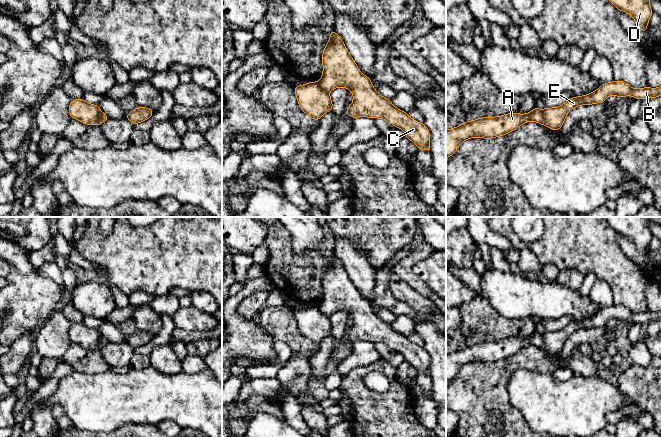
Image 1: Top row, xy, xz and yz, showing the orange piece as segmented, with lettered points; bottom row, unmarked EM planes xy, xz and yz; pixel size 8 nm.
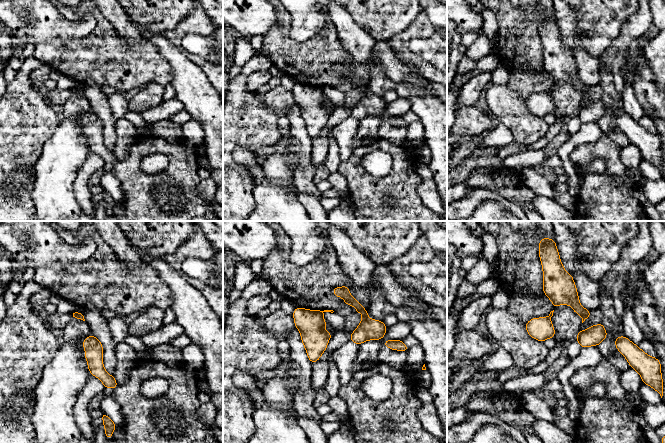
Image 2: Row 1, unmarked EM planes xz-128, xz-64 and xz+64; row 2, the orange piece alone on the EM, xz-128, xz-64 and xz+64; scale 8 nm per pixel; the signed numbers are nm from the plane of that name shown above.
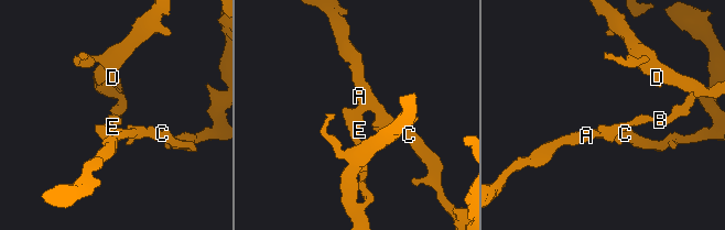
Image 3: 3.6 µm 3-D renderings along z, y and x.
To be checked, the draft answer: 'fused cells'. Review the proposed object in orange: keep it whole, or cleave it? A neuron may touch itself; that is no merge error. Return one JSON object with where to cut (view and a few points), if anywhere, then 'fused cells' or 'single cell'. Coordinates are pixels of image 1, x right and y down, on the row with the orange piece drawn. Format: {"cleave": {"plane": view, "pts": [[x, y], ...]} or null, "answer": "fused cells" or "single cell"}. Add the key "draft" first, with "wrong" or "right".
{"draft": "right", "cleave": {"plane": "xz", "pts": [[317, 82], [328, 93]]}, "answer": "fused cells"}

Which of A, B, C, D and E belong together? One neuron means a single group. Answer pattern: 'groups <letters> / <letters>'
groups A C / B D E

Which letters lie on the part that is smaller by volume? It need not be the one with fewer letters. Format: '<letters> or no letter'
A, C

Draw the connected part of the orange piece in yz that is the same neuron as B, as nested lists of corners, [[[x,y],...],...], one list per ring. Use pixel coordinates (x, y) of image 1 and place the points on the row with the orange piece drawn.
[[[612,81],[602,84],[596,91],[584,96],[577,96],[567,100],[563,105],[555,108],[546,107],[542,110],[544,121],[543,125],[552,129],[561,129],[568,112],[580,105],[591,105],[605,102],[609,95],[619,97],[633,96],[635,99],[655,98],[661,96],[659,88],[639,88],[633,89],[623,81]]]

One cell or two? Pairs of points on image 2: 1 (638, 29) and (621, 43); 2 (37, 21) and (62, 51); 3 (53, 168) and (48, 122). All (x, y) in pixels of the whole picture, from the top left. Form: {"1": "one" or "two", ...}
{"1": "one", "2": "two", "3": "two"}

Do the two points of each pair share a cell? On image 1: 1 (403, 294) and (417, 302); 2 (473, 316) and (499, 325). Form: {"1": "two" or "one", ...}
{"1": "one", "2": "one"}

